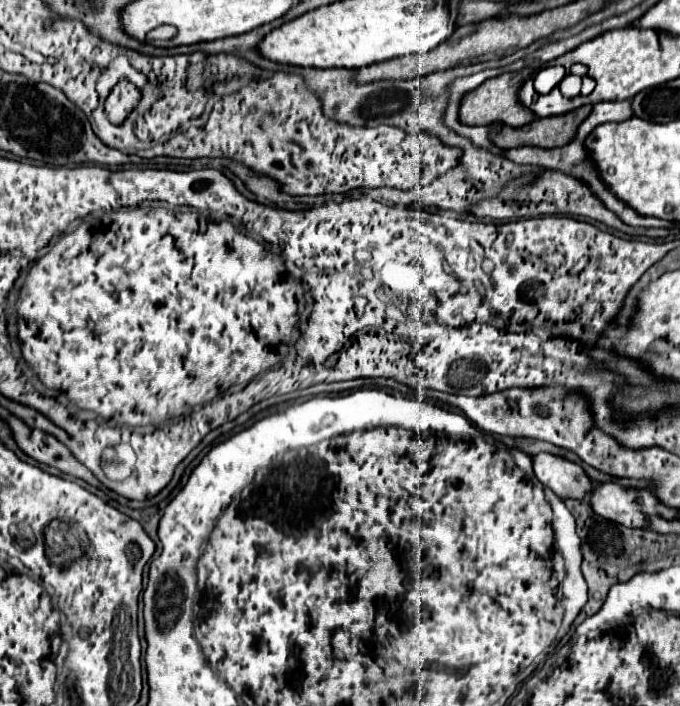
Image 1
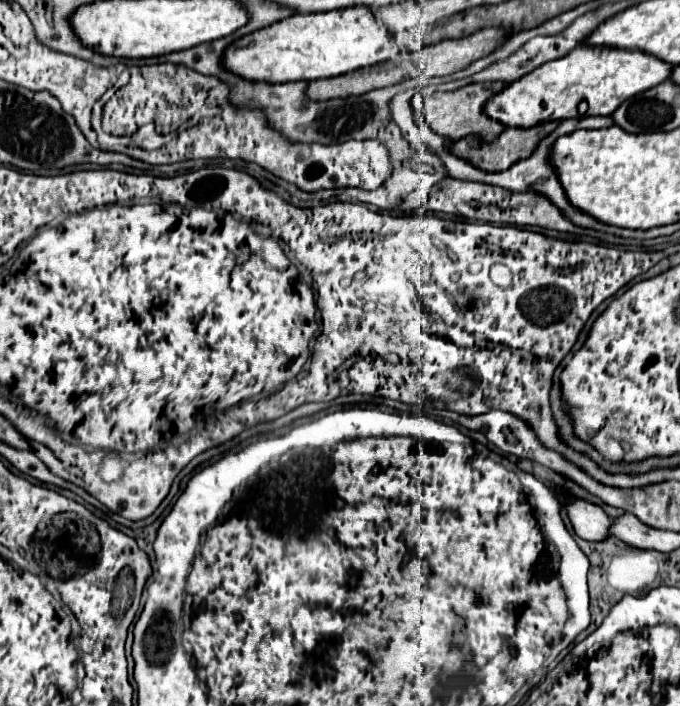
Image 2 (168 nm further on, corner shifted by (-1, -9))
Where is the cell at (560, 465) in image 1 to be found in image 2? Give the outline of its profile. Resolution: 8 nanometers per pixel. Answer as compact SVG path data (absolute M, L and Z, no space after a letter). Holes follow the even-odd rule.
M570 498L568 514L570 514L570 520L572 520L574 532L582 540L590 540L590 542L600 540L602 542L610 536L612 518L600 506L594 506L594 504L584 502L584 500Z

